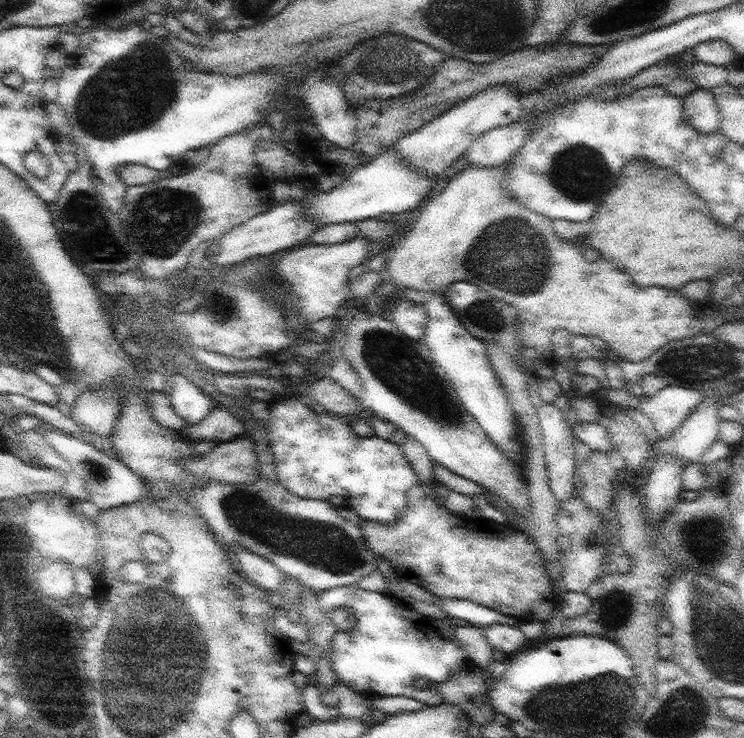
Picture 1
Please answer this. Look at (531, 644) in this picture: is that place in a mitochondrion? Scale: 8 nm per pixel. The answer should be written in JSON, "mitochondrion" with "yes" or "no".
{"mitochondrion":"no"}

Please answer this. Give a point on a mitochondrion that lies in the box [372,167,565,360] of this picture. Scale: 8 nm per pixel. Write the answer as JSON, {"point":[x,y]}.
{"point":[513,257]}

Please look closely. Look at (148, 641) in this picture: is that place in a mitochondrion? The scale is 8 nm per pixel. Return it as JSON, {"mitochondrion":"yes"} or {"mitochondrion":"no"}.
{"mitochondrion":"yes"}

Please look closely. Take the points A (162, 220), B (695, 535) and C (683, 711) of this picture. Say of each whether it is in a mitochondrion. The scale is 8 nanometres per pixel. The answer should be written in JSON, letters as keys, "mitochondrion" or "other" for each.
{"A":"mitochondrion","B":"mitochondrion","C":"mitochondrion"}

